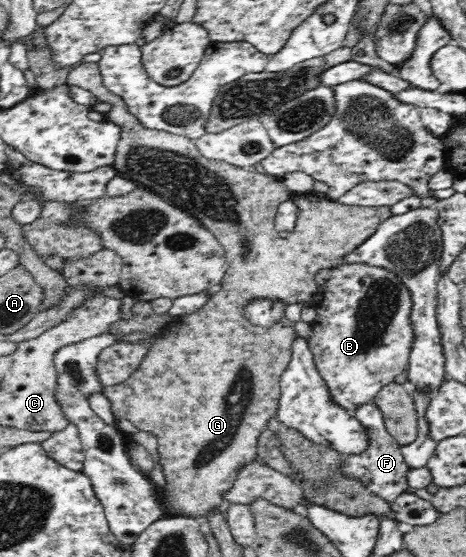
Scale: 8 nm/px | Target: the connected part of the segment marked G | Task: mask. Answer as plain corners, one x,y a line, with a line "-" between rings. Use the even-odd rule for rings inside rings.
85,62
81,66
78,66
69,72
67,76
67,85
69,87
79,86
79,88
87,90
93,94
98,102
108,102
112,104
110,111
104,114
105,121
113,122
121,127
121,138
116,148
115,163
113,167
117,169
119,176
131,179
138,186
148,189
152,193
158,194
163,200
168,203
172,203
176,207
183,209
187,214
195,217
203,226
207,227
214,235
215,238
224,246
228,267
224,277
222,278
221,290
217,294
213,295
212,298
207,301
205,306
201,306
197,312
189,314
189,316
174,318
171,321
170,327
162,332
159,337
156,338
155,342
151,344
151,348
145,354
145,358
141,360
139,368
135,370
133,374
127,380
117,384
115,386
107,386
103,388
104,395
111,402
111,411
115,418
126,418
129,422
132,422
139,430
153,433
157,438
157,448
159,453
159,464
163,469
164,476
166,478
166,484
164,486
164,500
167,505
167,516
171,517
187,517
191,519
200,520
201,525
205,526
206,515
212,509
219,509
219,511
225,512
227,510
227,501
223,494
233,486
235,478
237,478
237,470
243,468
245,464
253,462
256,458
257,452
257,440
263,430
266,429
268,420
272,416
276,416
277,406
279,406
279,396
281,396
281,389
279,389
279,382
281,373
288,367
291,360
291,346
293,346
293,340
297,338
295,333
294,323
286,318
279,320
277,324
273,326
255,326
248,321
248,318
243,314
243,307
251,300
279,300
285,304
299,303
302,304
305,301
313,302
316,299
318,286
315,283
315,274
323,268
335,268
343,264
343,256
353,252
359,244
363,244
367,238
377,230
377,226
387,220
392,214
390,211
391,206
357,206
341,204
337,200
329,200
323,196
318,202
310,202
304,194
297,194
296,192
291,193
285,184
274,177
270,177
266,174
261,174
258,171
250,172
247,168
241,168
240,166
231,165
222,161
211,161
204,158
200,153
196,145
196,141
192,138
187,138
183,135
171,134
164,130
153,130
148,129
136,119
135,116
129,113
127,104
119,96
112,94
105,87
102,82
101,73
99,72
99,65
95,62
-
287,199
293,199
295,205
299,207
299,214
296,220
295,228
289,234
289,238
281,238
279,231
274,227
274,218
276,216
276,210
279,204
285,202

